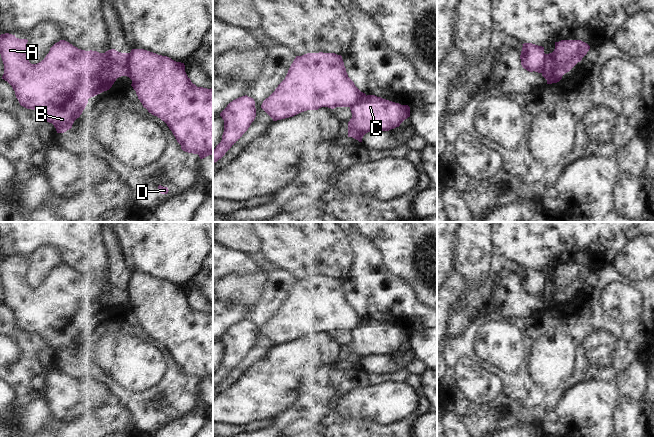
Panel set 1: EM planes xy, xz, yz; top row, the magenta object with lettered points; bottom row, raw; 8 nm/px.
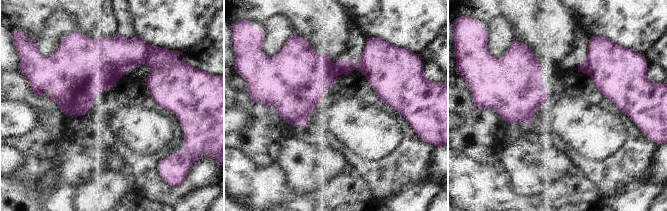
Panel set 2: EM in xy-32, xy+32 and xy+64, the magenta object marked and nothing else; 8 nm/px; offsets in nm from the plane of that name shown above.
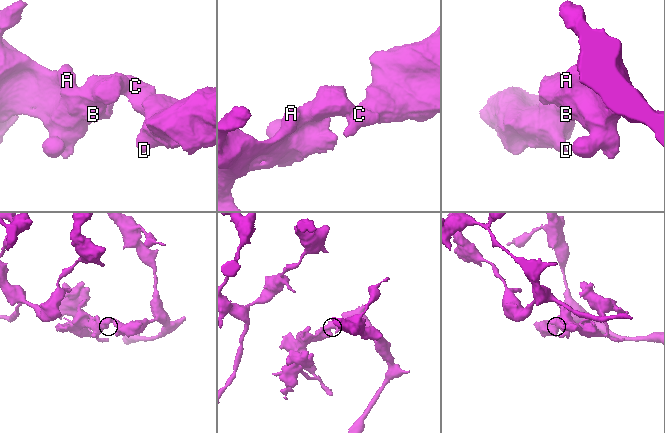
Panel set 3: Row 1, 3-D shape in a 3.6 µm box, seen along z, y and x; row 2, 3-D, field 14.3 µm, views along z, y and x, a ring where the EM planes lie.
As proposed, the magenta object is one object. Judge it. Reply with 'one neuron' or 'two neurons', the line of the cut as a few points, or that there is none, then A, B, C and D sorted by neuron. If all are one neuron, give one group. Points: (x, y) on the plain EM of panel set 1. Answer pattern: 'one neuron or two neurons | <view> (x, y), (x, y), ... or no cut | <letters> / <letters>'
two neurons | xy (131, 276), (128, 291), (123, 299) | A B / C D

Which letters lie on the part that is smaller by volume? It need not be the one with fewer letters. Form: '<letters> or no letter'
A, B

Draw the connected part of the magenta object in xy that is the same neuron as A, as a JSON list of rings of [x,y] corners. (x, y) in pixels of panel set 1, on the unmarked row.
[[[9,257],[0,259],[0,278],[4,288],[2,303],[12,310],[21,330],[38,334],[44,340],[43,345],[52,347],[57,357],[71,353],[88,323],[109,314],[117,302],[125,299],[129,289],[130,277],[115,273],[105,277],[85,275],[65,264],[55,267],[41,286],[31,288],[26,281],[27,266],[27,263]]]

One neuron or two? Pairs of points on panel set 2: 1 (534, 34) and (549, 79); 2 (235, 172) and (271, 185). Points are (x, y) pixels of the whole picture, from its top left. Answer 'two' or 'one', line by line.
1: one
2: one

